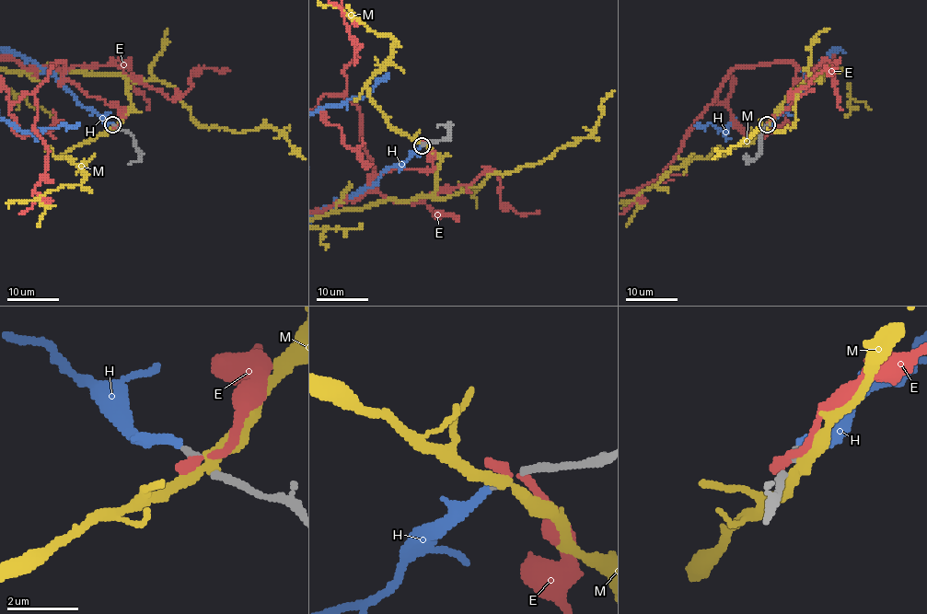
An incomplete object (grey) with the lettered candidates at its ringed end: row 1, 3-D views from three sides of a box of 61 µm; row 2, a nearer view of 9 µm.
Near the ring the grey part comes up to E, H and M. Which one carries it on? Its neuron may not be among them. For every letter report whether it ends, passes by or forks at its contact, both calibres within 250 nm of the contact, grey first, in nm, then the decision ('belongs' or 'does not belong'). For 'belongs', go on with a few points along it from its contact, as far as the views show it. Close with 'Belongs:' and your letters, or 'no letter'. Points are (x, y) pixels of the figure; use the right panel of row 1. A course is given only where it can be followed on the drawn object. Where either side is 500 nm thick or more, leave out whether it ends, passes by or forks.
E: it ends there; 200 nm thick on the grey side, 320 nm on the other; does not belong
H: it ends there; 190 nm thick on the grey side, 240 nm on the other; belongs
M: it passes by; 200 nm thick on the grey side, 320 nm on the other; does not belong
Belongs: H

